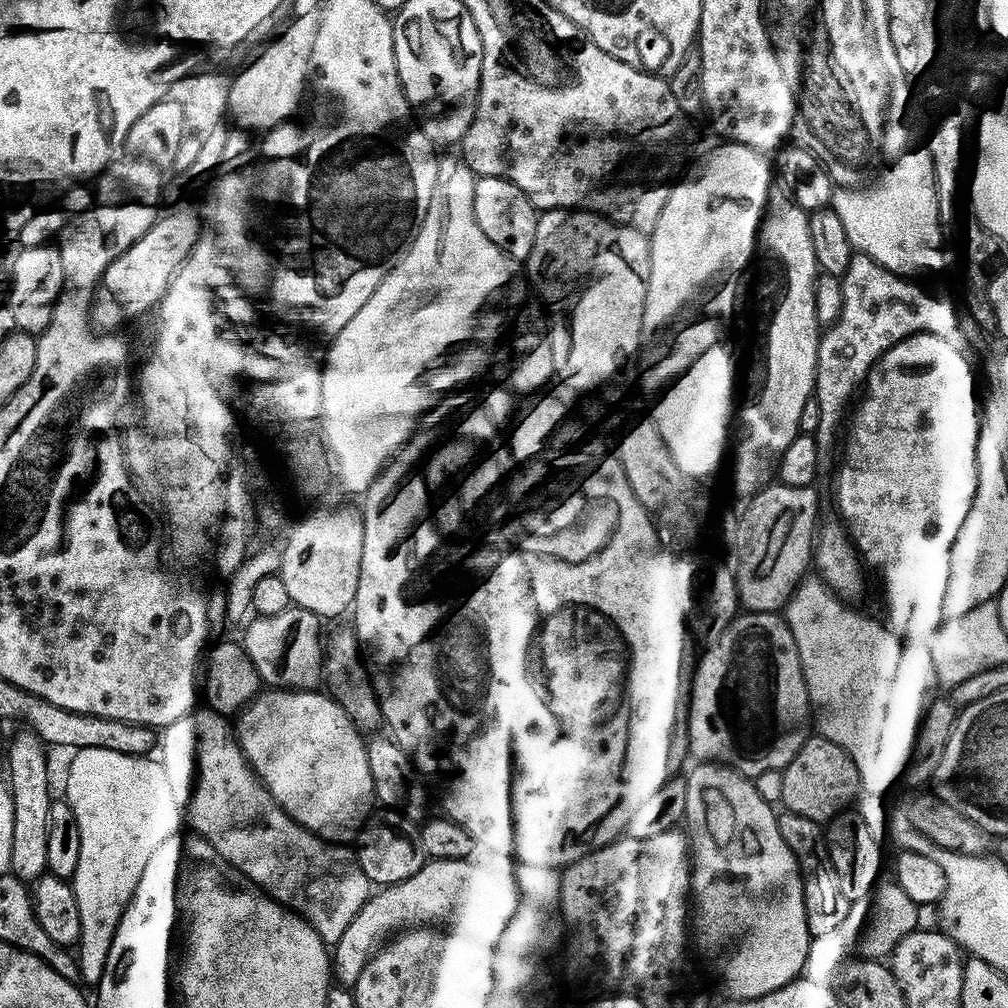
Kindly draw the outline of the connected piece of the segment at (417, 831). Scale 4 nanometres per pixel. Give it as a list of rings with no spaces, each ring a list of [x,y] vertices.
[[[377,799],[366,810],[358,830],[354,833],[354,847],[358,866],[365,877],[372,876],[378,882],[396,882],[408,876],[420,867],[426,856],[426,845],[422,837],[421,827],[417,821],[410,819],[398,806]]]

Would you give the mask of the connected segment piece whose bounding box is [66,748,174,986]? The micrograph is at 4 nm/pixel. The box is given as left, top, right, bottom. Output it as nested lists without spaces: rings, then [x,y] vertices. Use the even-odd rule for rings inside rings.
[[[100,748],[79,749],[77,757],[70,765],[70,776],[66,787],[66,799],[78,818],[78,866],[70,878],[74,898],[77,900],[81,932],[74,948],[79,979],[89,986],[99,984],[106,964],[106,949],[110,935],[110,922],[116,913],[120,899],[132,885],[138,866],[146,850],[154,842],[157,834],[167,827],[174,816],[172,791],[168,781],[168,769],[163,759],[155,755],[122,753],[117,750]]]

